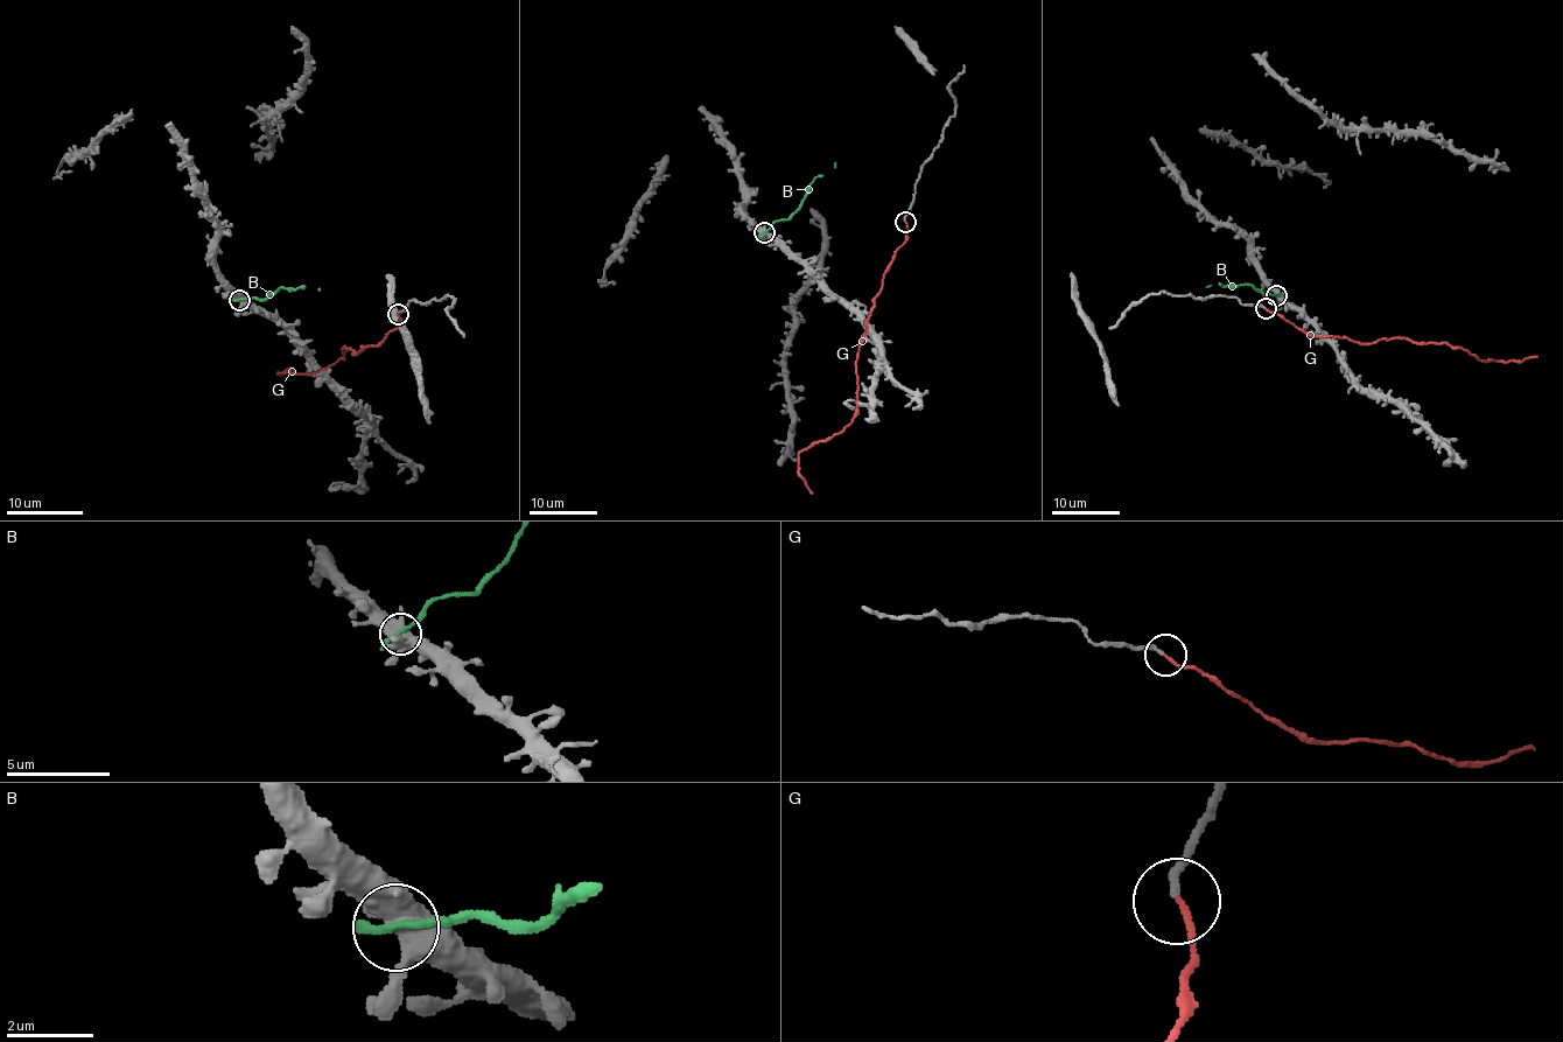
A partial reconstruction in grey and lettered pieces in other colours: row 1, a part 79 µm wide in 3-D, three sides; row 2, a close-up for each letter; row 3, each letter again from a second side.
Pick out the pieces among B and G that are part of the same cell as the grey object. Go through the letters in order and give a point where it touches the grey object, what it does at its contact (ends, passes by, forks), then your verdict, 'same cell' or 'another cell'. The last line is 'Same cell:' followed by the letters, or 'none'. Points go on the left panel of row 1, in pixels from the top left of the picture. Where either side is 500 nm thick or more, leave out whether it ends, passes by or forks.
B: meets grey at (239, 300); another cell
G: meets grey at (398, 314); it ends there; same cell
Same cell: G

